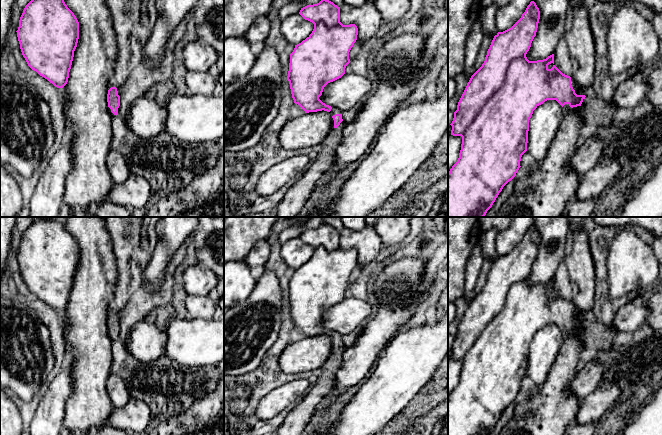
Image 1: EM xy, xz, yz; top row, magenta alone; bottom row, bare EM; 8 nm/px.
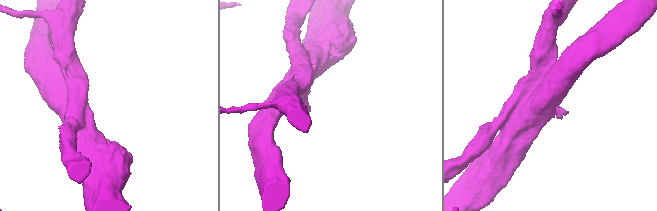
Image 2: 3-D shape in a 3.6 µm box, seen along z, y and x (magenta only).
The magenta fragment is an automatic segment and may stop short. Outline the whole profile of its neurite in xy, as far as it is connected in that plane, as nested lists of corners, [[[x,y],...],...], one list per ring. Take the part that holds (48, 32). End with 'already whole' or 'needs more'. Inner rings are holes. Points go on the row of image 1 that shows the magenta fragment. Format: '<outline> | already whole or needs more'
[[[31,0],[16,32],[28,66],[63,88],[79,39],[79,22],[64,0]]] | already whole

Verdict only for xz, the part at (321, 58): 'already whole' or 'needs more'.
needs more

